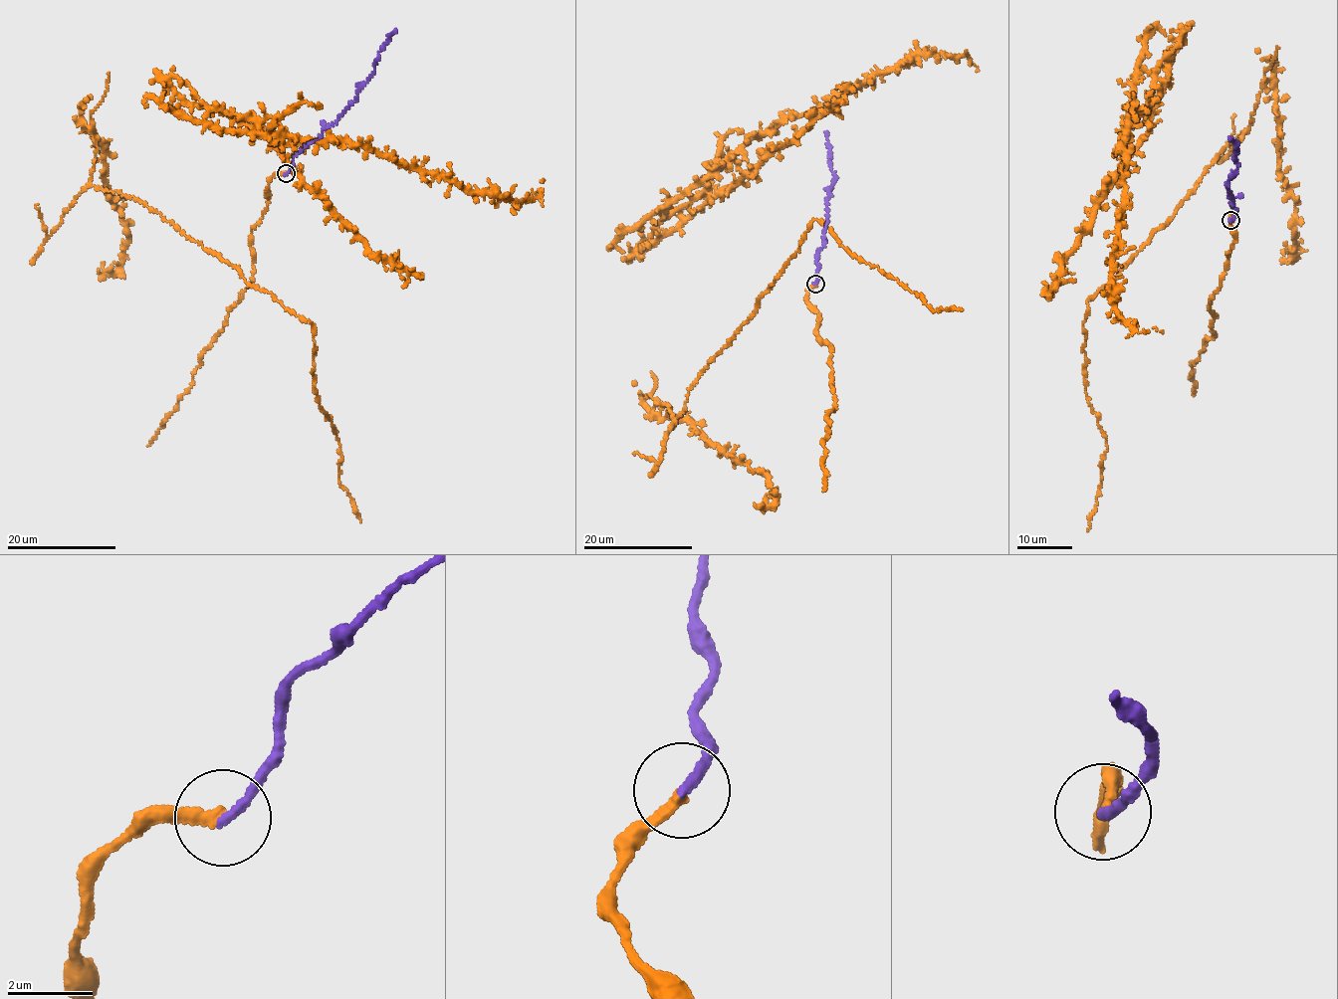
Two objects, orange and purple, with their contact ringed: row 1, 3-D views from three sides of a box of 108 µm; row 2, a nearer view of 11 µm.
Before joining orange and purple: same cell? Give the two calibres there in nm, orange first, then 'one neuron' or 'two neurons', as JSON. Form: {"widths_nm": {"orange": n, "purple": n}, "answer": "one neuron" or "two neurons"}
{"widths_nm": {"orange": 300, "purple": 200}, "answer": "one neuron"}

